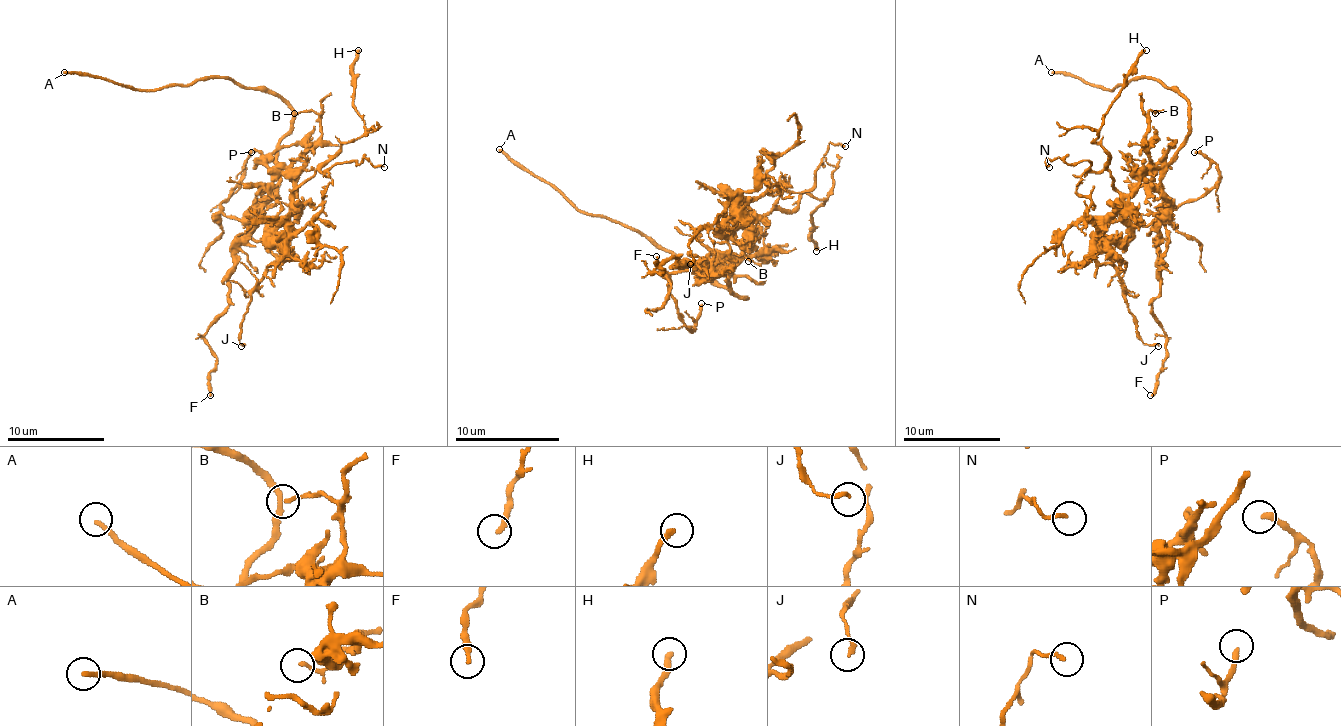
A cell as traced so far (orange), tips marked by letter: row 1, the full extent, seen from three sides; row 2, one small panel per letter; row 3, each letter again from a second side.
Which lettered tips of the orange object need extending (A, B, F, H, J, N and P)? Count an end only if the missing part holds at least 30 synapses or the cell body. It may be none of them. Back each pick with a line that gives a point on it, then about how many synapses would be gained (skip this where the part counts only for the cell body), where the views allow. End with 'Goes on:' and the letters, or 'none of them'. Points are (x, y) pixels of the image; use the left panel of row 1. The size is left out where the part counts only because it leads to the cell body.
A: place (64, 72)
Goes on: A

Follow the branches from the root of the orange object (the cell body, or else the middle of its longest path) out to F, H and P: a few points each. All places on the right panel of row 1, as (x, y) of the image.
F: (1189, 133), (1160, 181), (1160, 295), (1153, 303), (1153, 317), (1165, 332), (1165, 356), (1158, 387), (1150, 395)
H: (1189, 133), (1182, 147), (1129, 193), (1114, 189), (1107, 152), (1092, 142), (1124, 77), (1146, 50)
P: (1189, 133), (1160, 181), (1165, 218), (1182, 203), (1199, 198), (1218, 179), (1218, 167), (1194, 152)

